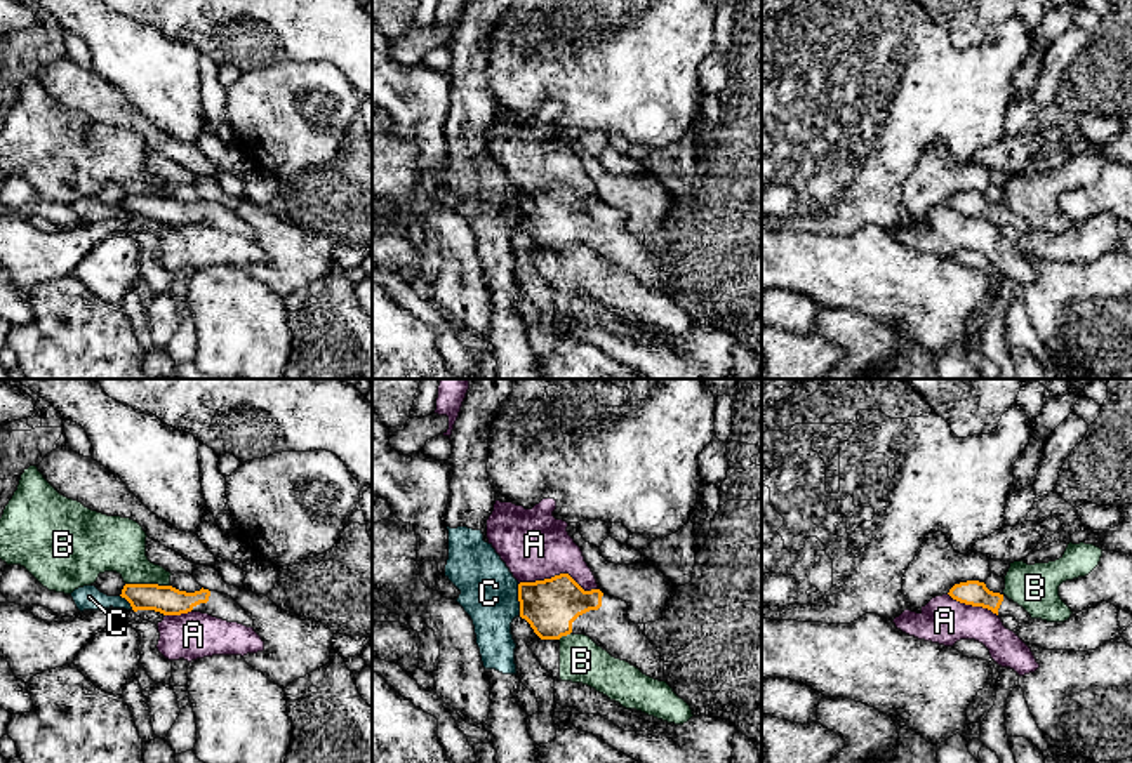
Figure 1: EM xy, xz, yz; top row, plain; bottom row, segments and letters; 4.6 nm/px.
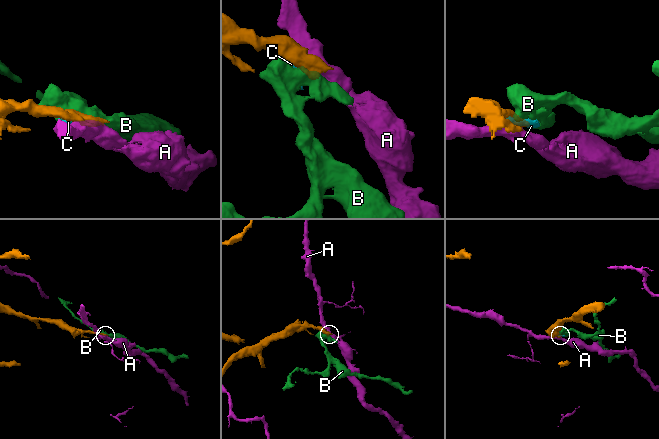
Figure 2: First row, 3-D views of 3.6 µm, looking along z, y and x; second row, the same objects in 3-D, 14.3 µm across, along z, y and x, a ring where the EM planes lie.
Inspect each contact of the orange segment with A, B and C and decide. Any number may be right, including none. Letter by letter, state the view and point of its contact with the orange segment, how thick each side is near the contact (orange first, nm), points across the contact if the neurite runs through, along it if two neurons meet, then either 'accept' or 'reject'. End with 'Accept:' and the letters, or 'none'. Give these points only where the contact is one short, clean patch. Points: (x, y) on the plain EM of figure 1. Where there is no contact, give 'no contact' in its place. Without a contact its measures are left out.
A: meets orange in xz at (559, 186); 240 nm thick on the orange side, 320 nm on the other; reject
B: meets orange in xy at (148, 195); 140 nm thick on the orange side, 260 nm on the other; border along xy (126, 193), (169, 197); reject
C: meets orange in xz at (519, 211); 240 nm thick on the orange side, 280 nm on the other; reject
Accept: none

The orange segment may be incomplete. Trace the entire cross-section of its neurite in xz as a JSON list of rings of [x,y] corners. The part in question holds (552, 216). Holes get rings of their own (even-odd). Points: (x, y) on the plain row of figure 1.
[[[569,184],[518,195],[520,228],[541,250],[586,245],[612,268],[629,273],[643,285],[666,292],[664,271],[640,238],[628,229],[628,214],[584,202]]]

